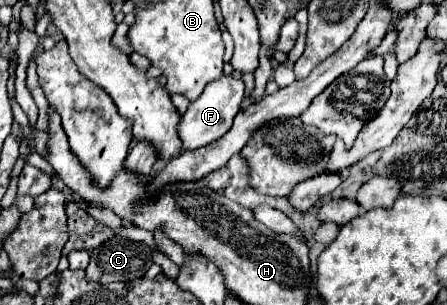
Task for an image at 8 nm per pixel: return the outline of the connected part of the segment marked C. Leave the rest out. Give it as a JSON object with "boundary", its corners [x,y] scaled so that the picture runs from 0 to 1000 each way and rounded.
{"boundary":[[[255,770],[201,830],[192,915],[215,928],[313,915],[340,869],[340,816],[327,797]]]}

